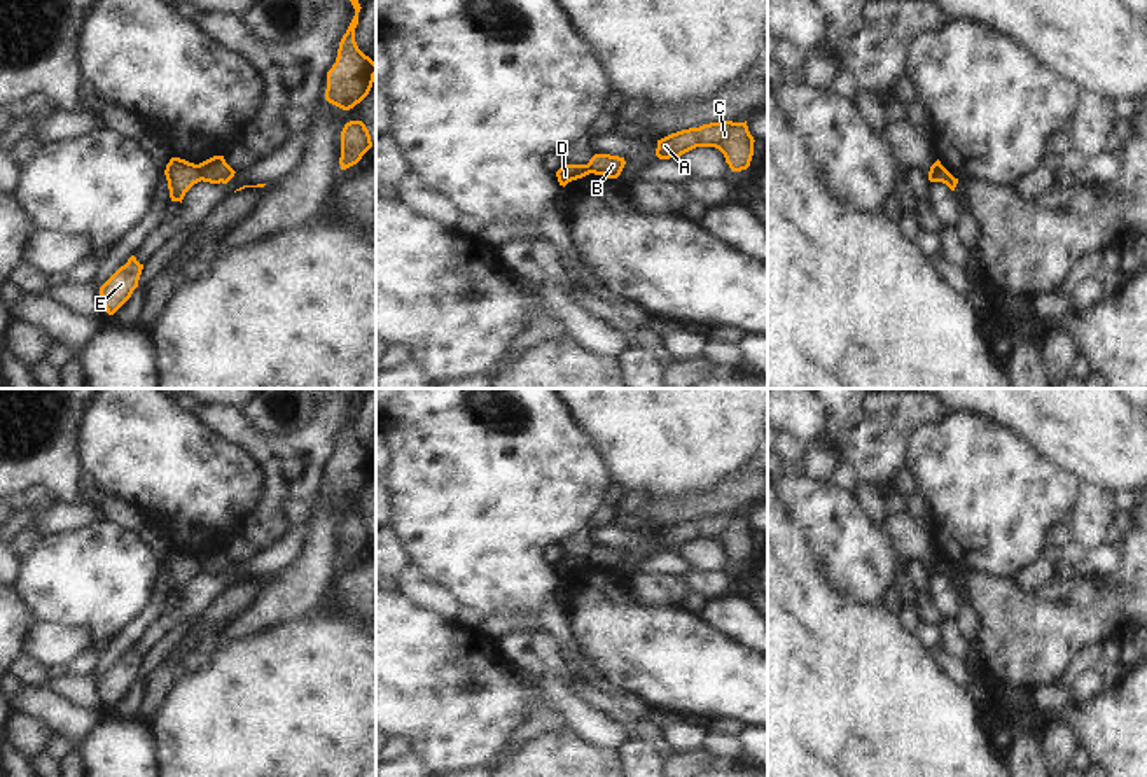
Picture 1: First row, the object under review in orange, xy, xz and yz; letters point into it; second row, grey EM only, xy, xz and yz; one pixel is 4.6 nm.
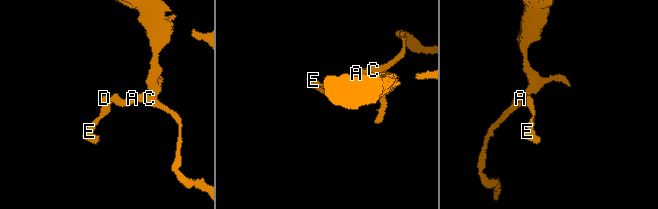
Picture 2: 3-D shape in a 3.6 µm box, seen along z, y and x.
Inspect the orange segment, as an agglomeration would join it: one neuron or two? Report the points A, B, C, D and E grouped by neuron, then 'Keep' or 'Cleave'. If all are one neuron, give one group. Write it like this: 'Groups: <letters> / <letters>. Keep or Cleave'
Groups: A B C / D E. Cleave

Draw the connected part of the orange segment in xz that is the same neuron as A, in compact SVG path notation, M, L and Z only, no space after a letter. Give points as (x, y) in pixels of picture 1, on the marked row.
M720 121L671 133L657 140L659 159L680 158L696 147L719 149L733 172L750 166L754 156L754 136L745 122Z

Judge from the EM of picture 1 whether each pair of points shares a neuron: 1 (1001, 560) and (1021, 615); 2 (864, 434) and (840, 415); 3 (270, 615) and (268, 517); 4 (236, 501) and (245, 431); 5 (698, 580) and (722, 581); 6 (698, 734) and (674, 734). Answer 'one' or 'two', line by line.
1: two
2: two
3: two
4: two
5: one
6: one

